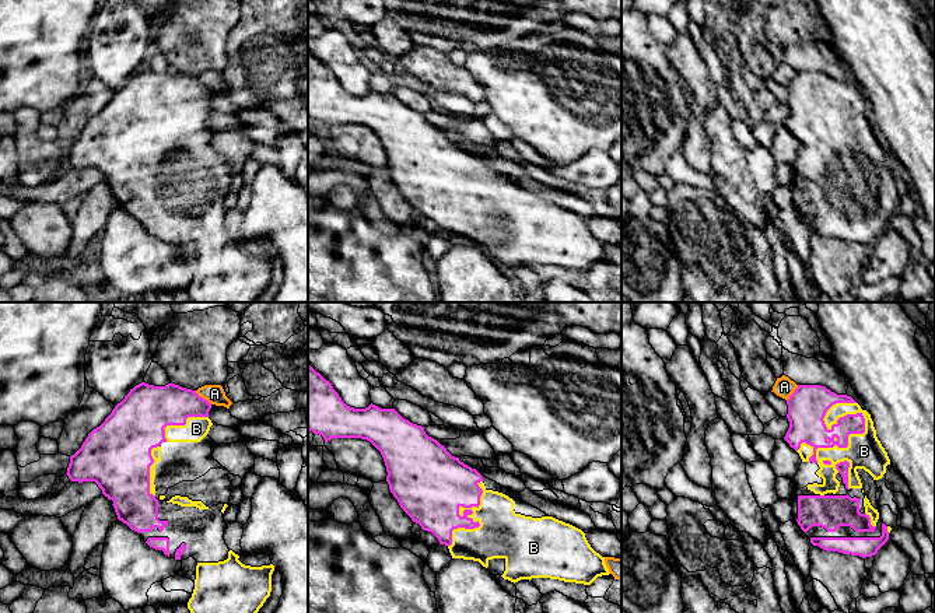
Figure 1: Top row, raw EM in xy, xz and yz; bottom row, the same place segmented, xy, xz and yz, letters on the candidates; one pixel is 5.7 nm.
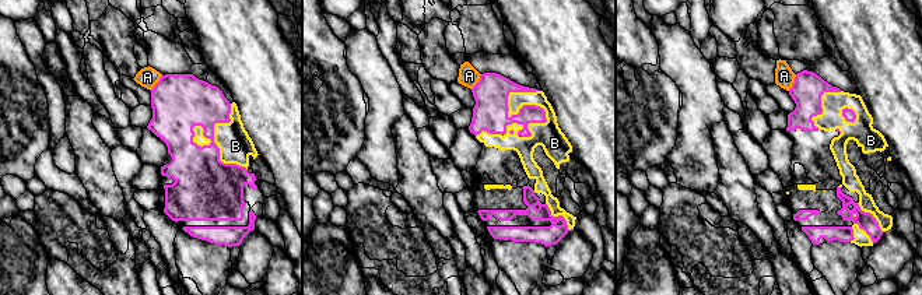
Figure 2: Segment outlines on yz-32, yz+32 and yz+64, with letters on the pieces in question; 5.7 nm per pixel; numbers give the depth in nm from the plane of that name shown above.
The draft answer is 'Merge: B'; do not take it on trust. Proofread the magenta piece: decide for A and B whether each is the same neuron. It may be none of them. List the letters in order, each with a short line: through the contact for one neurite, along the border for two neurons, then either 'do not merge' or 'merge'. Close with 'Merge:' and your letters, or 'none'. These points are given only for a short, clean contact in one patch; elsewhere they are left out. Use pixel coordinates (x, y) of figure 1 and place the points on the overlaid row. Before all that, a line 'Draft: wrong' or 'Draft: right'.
Draft: right
A: do not merge
B: merge
Merge: B

